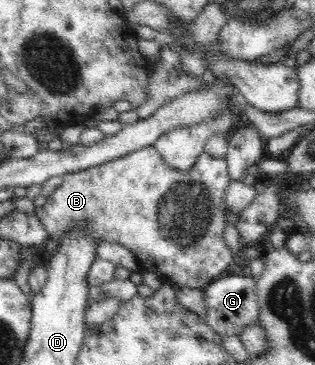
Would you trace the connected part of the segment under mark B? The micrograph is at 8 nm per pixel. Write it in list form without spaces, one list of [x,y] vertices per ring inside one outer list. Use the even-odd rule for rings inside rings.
[[[153,145],[135,150],[134,152],[126,153],[124,156],[90,166],[84,170],[68,173],[62,176],[62,184],[58,186],[50,196],[48,196],[46,203],[36,210],[36,218],[42,223],[46,233],[48,233],[47,247],[53,246],[61,239],[62,235],[65,235],[68,231],[71,231],[74,227],[82,225],[90,231],[90,235],[100,242],[118,243],[126,248],[130,249],[136,260],[138,261],[138,272],[154,272],[161,279],[172,279],[172,284],[177,288],[204,288],[211,280],[218,277],[229,274],[230,266],[235,261],[235,256],[230,251],[230,248],[224,241],[224,226],[226,224],[225,211],[227,204],[225,203],[225,188],[229,186],[230,175],[228,174],[228,163],[225,158],[214,158],[210,156],[206,151],[201,152],[196,162],[192,164],[192,168],[188,172],[180,172],[174,170],[161,159],[160,153],[153,147]]]

